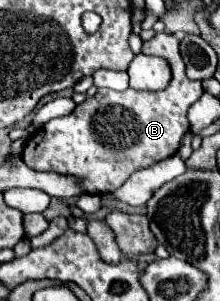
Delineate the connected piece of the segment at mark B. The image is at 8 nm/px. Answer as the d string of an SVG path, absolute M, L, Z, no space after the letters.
M157 32L151 40L143 42L143 54L155 54L169 62L172 72L169 88L161 92L137 92L133 88L115 92L99 88L95 96L87 98L71 114L53 118L35 132L27 140L23 162L37 172L79 178L85 194L105 194L117 190L137 168L147 168L173 156L183 134L189 130L187 110L203 94L203 86L185 76L179 40L173 34Z

